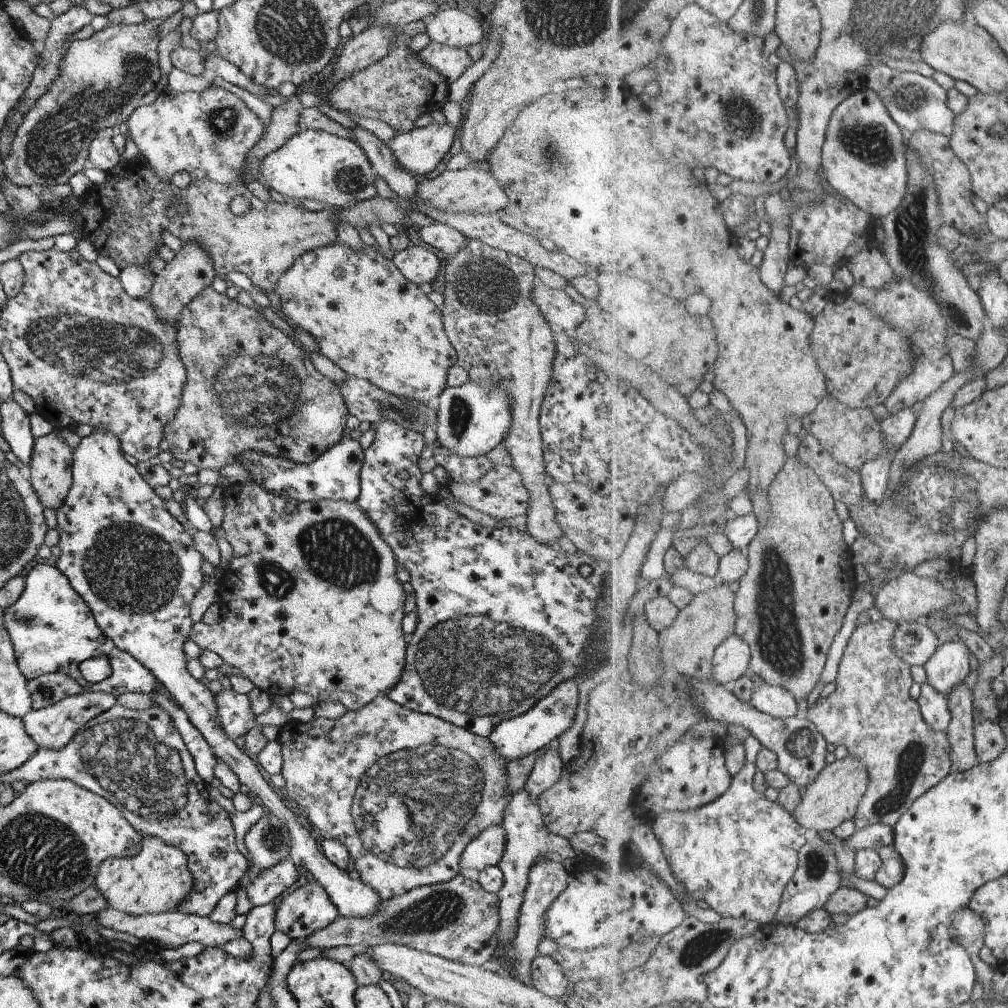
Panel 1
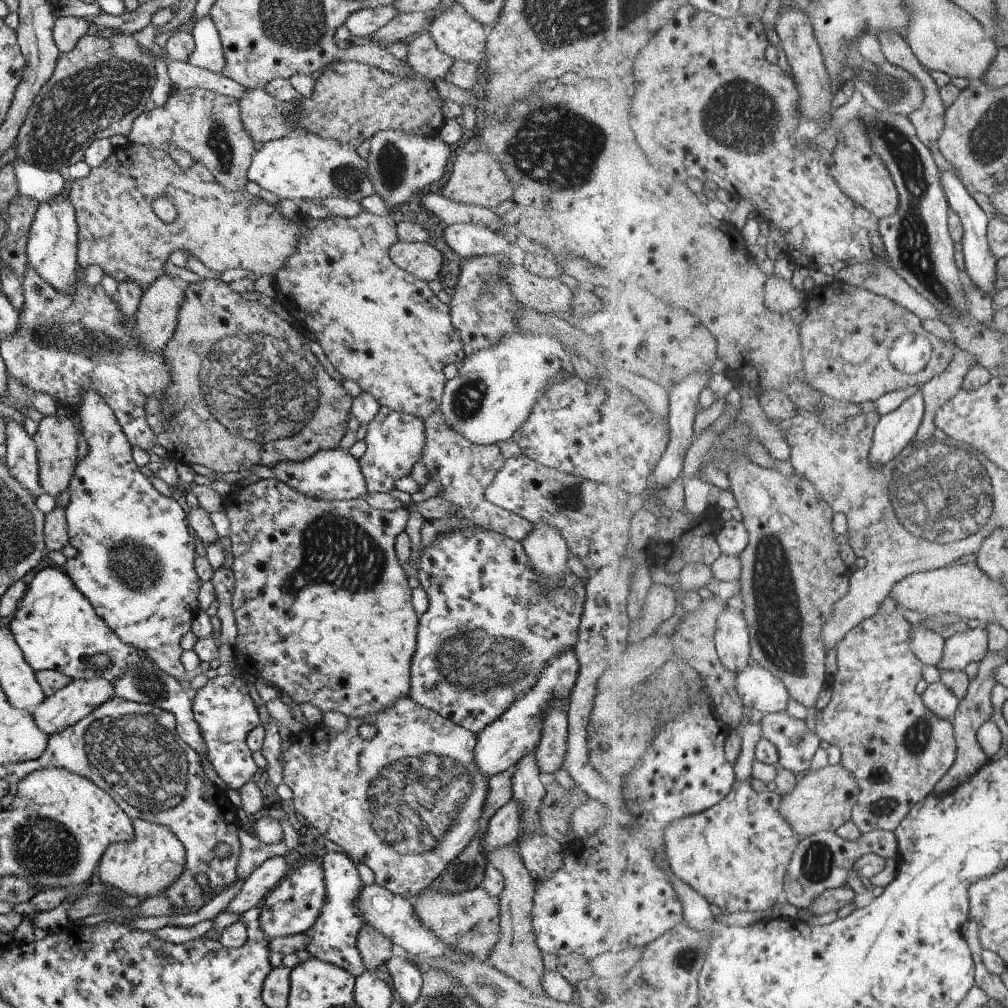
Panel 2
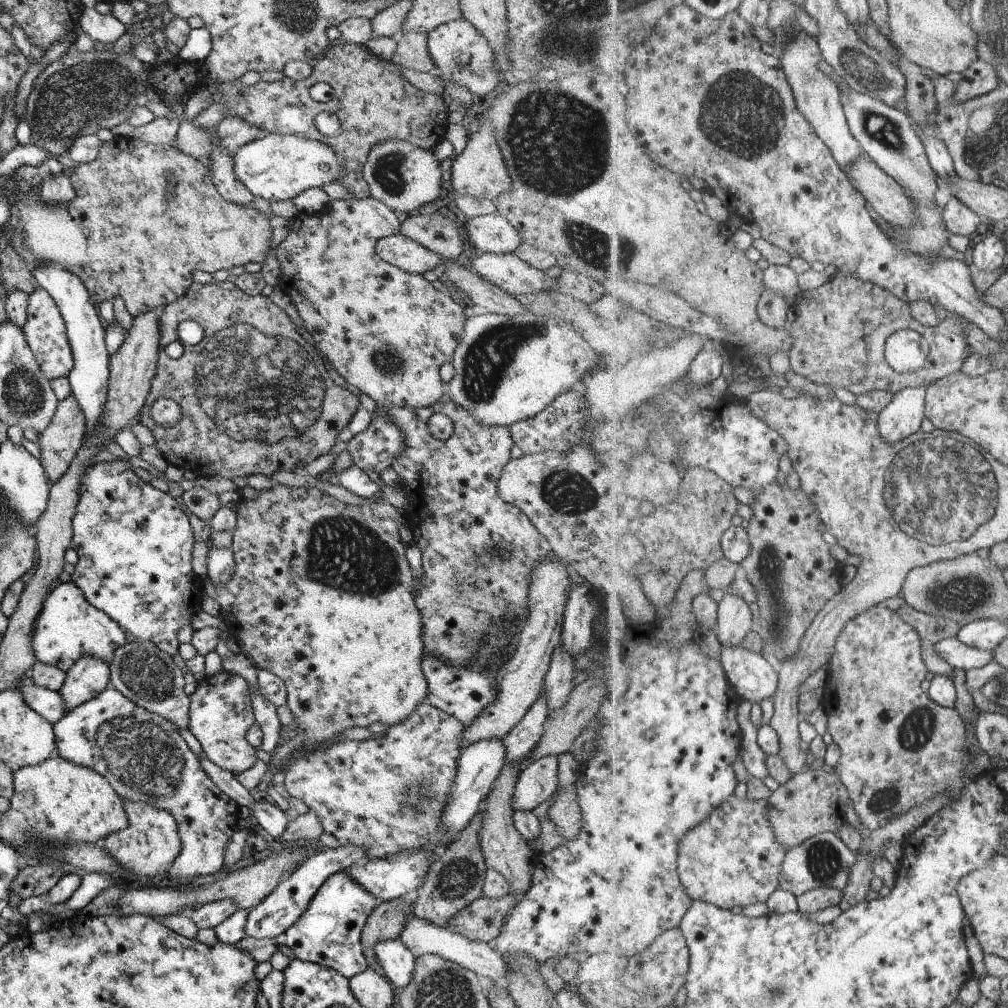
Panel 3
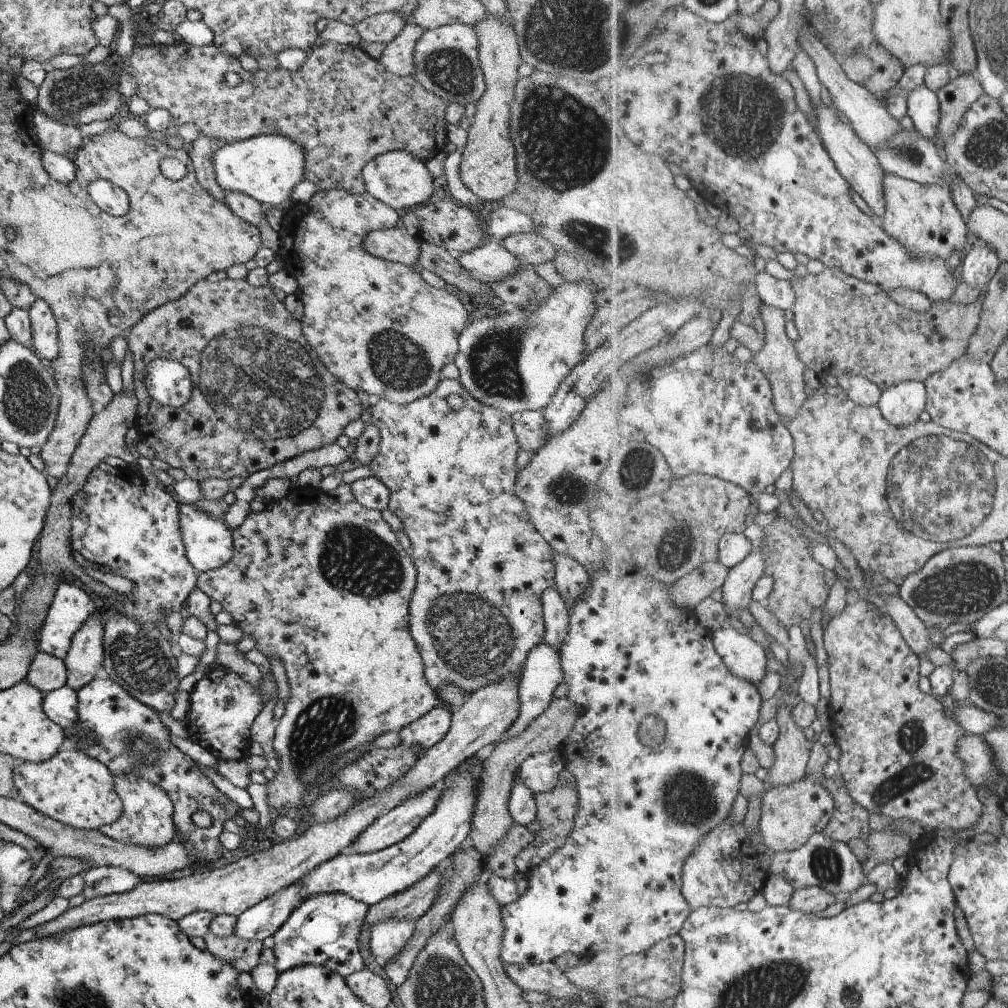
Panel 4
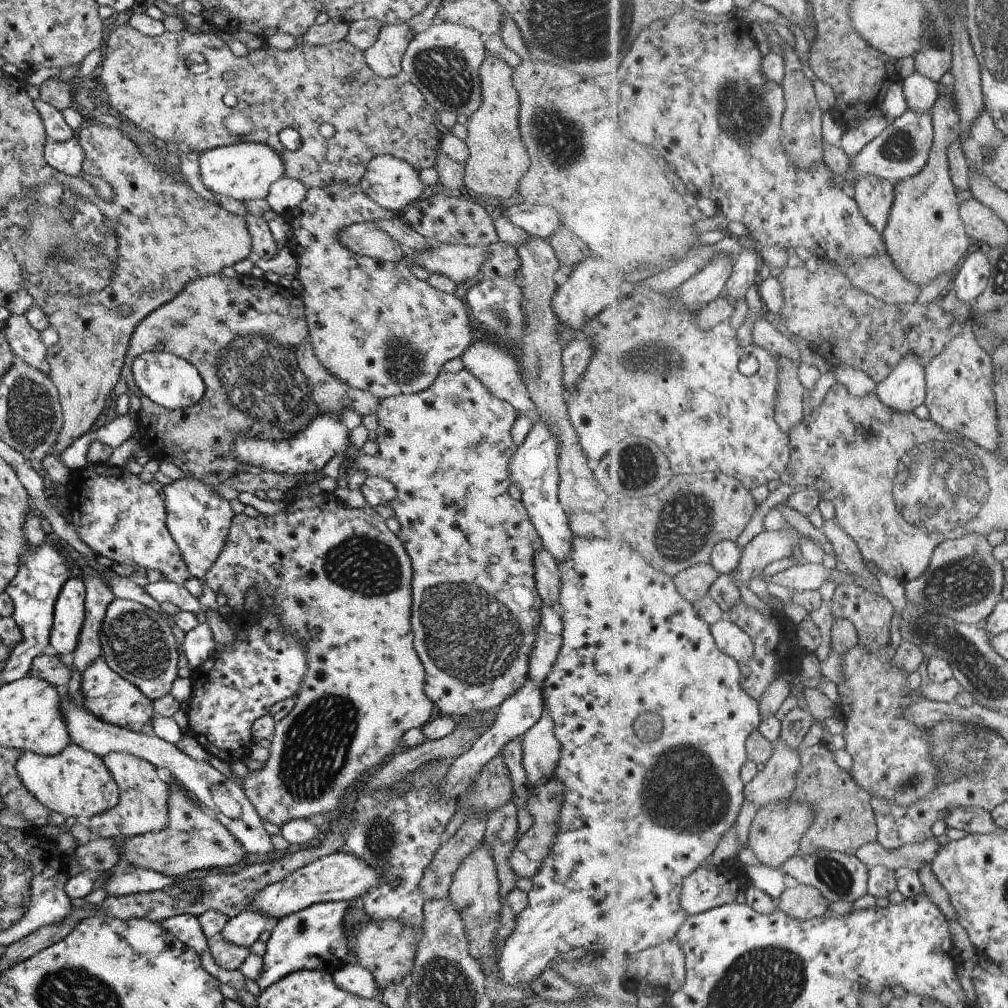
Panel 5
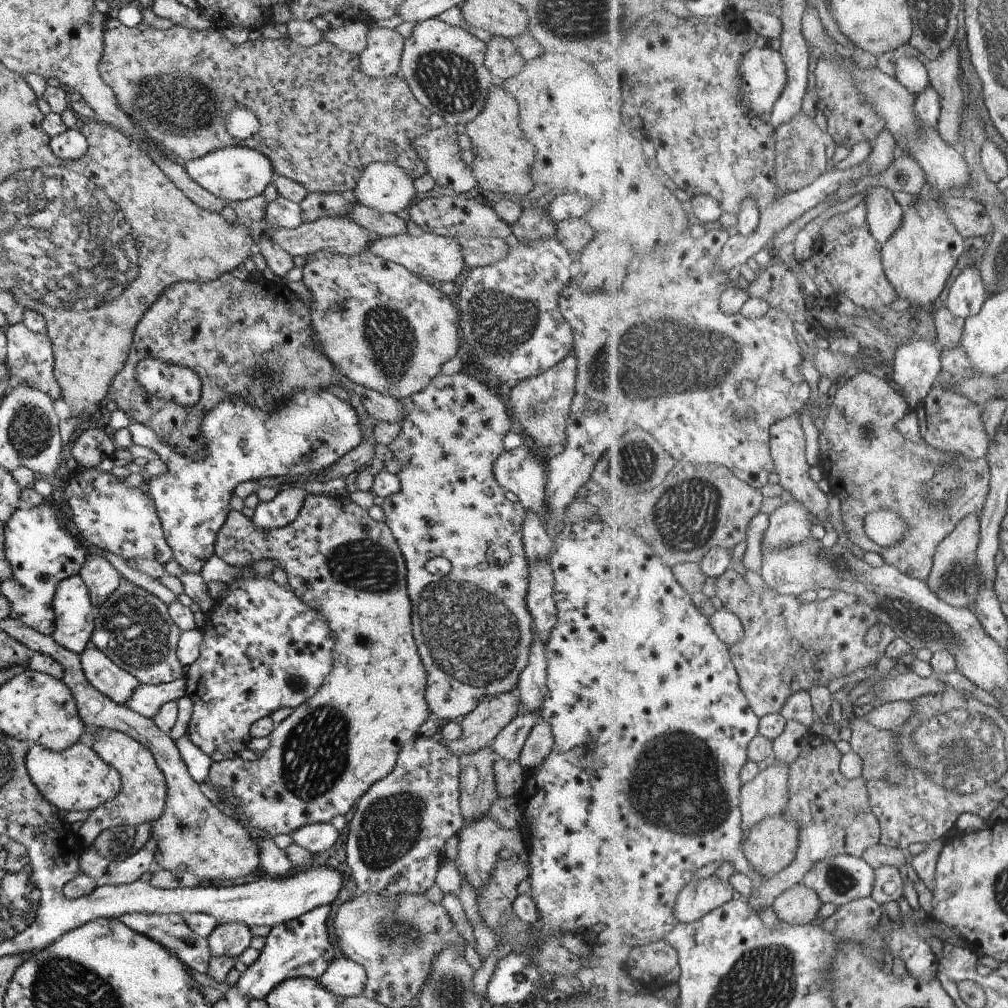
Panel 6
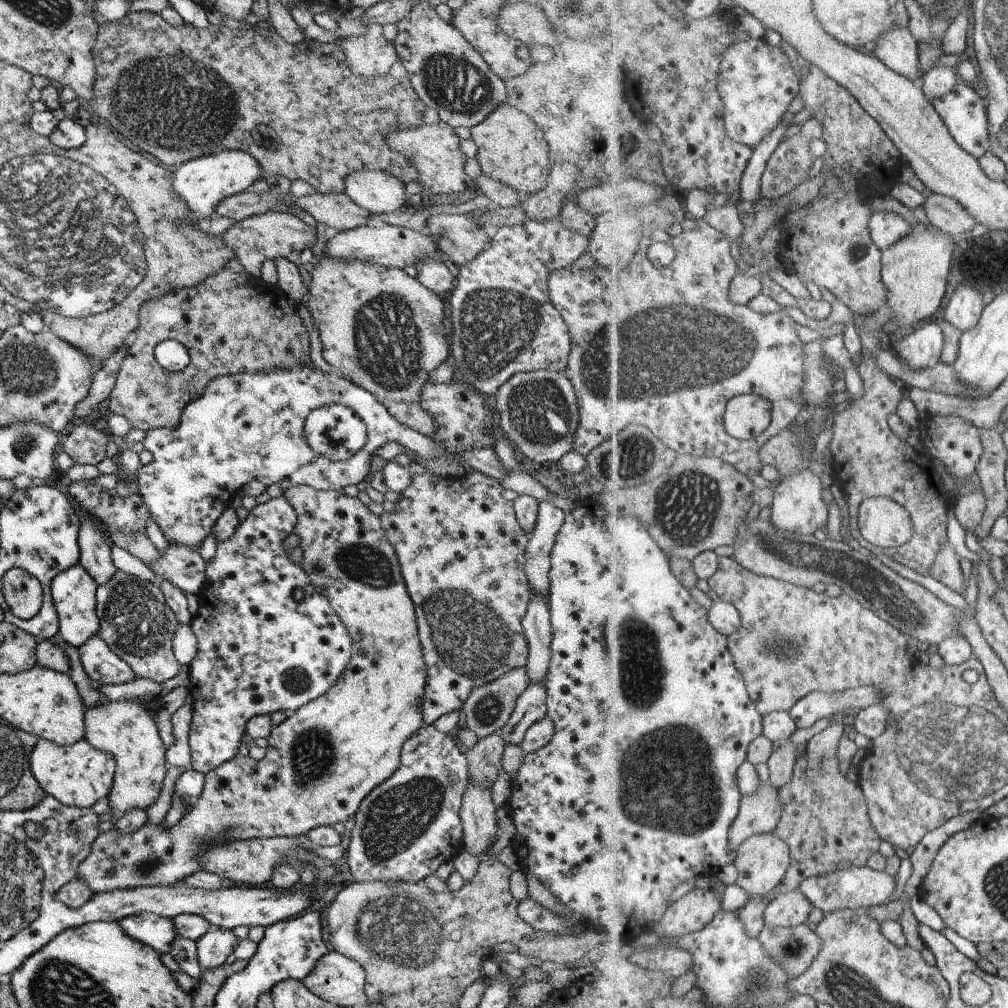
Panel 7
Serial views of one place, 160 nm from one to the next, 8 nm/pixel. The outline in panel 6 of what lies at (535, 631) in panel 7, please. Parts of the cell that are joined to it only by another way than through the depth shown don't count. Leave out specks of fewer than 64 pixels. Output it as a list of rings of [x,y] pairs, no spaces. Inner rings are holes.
[[[533,633],[525,668],[518,674],[515,695],[518,698],[519,714],[537,713],[547,694],[545,643]]]

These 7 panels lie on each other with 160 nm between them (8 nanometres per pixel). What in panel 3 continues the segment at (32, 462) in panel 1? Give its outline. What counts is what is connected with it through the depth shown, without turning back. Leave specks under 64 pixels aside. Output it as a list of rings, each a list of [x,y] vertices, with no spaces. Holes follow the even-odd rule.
[[[69,394],[57,402],[55,414],[51,416],[47,428],[37,436],[36,443],[41,455],[38,462],[41,464],[50,484],[57,482],[63,476],[67,466],[75,458],[75,452],[81,447],[85,432],[85,416],[75,402],[74,394]]]

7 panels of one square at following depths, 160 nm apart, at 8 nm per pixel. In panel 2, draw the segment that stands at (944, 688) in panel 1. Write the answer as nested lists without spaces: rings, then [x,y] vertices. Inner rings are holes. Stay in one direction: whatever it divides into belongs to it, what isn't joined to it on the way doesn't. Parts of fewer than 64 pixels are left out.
[[[980,625],[965,633],[955,633],[946,639],[944,655],[937,668],[963,671],[966,664],[982,661],[987,653],[989,653],[988,632],[984,625]]]

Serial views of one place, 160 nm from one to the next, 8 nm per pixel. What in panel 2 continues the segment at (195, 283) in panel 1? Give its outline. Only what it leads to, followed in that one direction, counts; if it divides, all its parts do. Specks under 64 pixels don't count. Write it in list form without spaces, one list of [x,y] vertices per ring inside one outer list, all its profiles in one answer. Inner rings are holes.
[[[163,273],[158,276],[140,296],[137,310],[134,314],[134,333],[137,335],[140,345],[144,351],[157,351],[164,349],[167,341],[171,338],[176,325],[176,316],[184,299],[184,291],[176,285],[173,277]]]

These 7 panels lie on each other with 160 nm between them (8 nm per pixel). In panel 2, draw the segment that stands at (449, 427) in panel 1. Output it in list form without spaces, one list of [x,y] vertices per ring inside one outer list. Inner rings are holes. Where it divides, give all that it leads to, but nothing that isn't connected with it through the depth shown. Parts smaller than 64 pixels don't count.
[[[523,331],[501,337],[494,347],[474,352],[459,364],[458,376],[445,381],[438,410],[451,429],[474,445],[492,445],[510,439],[521,423],[525,422],[537,399],[555,382],[559,371],[573,373],[584,368],[573,351],[563,349],[555,338],[543,334],[532,336],[530,332]]]

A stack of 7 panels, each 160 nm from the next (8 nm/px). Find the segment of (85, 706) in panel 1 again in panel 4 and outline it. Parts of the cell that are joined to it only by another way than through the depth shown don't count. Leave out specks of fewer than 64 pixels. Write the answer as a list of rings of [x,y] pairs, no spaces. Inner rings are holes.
[[[105,612],[92,615],[80,626],[80,629],[72,636],[70,647],[62,660],[66,668],[66,684],[71,690],[77,692],[82,686],[89,684],[96,676],[101,674],[103,664],[103,629],[101,622],[104,619]]]

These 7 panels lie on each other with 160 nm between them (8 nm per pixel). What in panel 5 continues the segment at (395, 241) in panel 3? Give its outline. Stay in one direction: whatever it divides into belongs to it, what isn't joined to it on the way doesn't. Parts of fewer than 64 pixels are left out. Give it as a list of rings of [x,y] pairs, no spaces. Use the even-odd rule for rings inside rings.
[[[373,222],[353,223],[338,233],[340,243],[351,252],[378,261],[399,263],[404,249]]]

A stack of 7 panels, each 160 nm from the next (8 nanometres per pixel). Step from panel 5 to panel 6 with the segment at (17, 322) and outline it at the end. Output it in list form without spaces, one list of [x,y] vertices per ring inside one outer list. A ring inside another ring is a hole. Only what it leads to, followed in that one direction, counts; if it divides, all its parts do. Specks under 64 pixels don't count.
[[[23,323],[8,325],[3,332],[6,338],[3,362],[8,368],[9,378],[15,375],[19,378],[19,383],[25,383],[32,389],[47,393],[54,401],[59,399],[60,388],[53,376],[53,349],[49,337],[30,331]]]

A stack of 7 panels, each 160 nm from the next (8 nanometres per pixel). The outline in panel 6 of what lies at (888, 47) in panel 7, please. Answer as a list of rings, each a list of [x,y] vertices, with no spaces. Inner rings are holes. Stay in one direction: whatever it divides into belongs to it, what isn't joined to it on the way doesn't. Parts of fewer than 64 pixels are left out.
[[[901,51],[895,54],[895,74],[901,84],[917,96],[932,86],[928,66],[922,58],[904,56]]]

